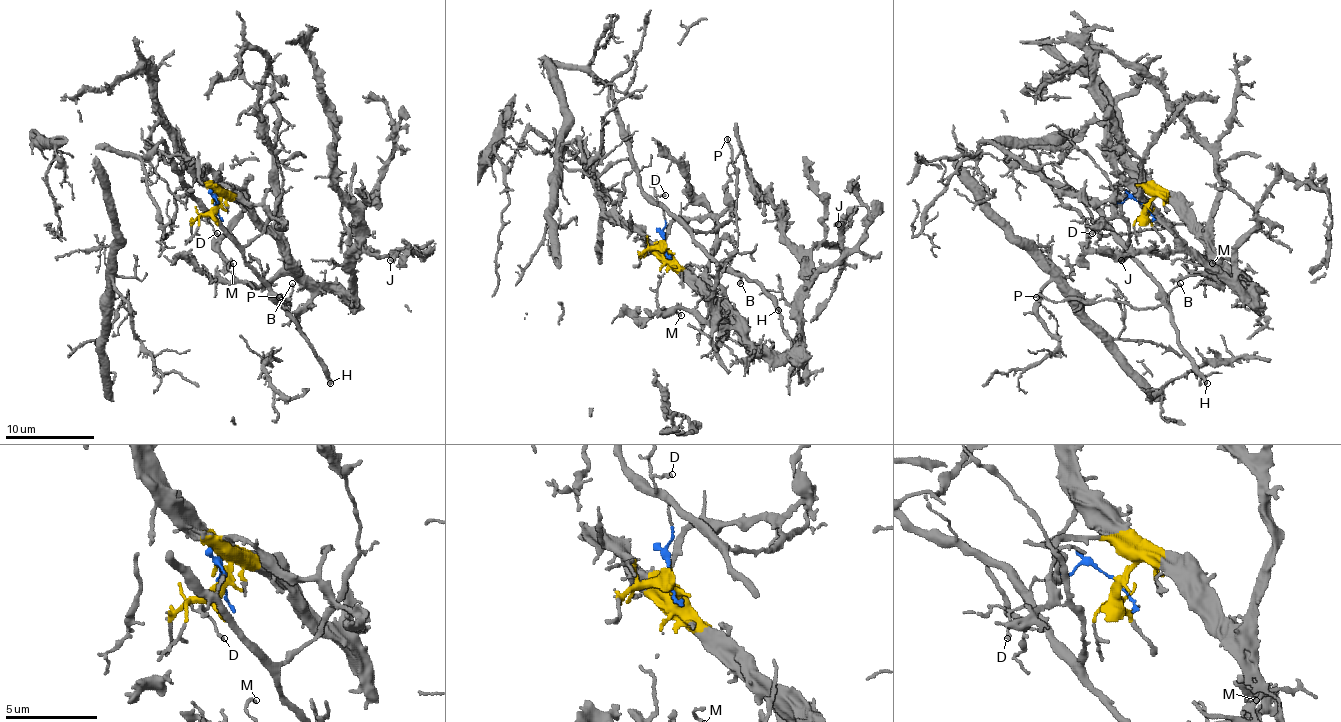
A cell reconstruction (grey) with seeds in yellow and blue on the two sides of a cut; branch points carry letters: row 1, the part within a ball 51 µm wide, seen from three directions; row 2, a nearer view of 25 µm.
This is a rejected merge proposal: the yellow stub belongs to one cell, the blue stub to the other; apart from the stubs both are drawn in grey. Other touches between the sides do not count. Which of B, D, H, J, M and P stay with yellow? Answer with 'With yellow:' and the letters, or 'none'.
With yellow: J, M

